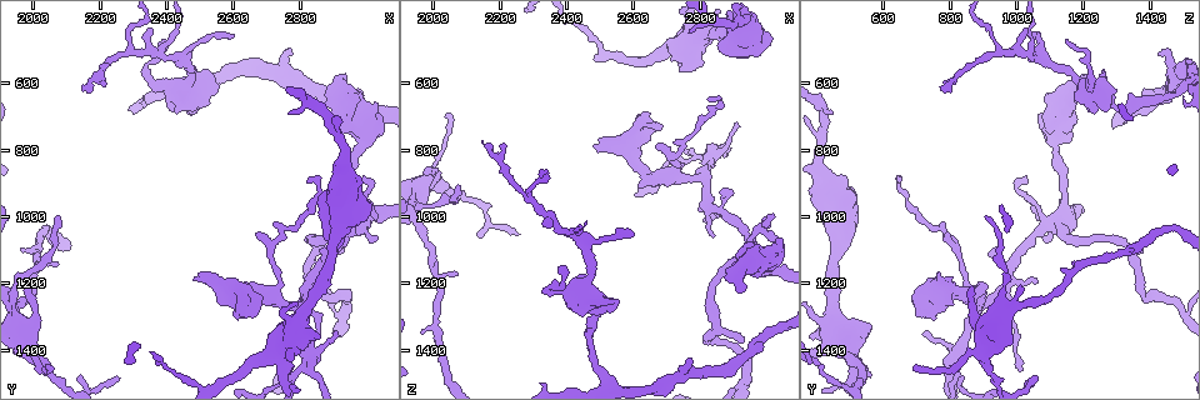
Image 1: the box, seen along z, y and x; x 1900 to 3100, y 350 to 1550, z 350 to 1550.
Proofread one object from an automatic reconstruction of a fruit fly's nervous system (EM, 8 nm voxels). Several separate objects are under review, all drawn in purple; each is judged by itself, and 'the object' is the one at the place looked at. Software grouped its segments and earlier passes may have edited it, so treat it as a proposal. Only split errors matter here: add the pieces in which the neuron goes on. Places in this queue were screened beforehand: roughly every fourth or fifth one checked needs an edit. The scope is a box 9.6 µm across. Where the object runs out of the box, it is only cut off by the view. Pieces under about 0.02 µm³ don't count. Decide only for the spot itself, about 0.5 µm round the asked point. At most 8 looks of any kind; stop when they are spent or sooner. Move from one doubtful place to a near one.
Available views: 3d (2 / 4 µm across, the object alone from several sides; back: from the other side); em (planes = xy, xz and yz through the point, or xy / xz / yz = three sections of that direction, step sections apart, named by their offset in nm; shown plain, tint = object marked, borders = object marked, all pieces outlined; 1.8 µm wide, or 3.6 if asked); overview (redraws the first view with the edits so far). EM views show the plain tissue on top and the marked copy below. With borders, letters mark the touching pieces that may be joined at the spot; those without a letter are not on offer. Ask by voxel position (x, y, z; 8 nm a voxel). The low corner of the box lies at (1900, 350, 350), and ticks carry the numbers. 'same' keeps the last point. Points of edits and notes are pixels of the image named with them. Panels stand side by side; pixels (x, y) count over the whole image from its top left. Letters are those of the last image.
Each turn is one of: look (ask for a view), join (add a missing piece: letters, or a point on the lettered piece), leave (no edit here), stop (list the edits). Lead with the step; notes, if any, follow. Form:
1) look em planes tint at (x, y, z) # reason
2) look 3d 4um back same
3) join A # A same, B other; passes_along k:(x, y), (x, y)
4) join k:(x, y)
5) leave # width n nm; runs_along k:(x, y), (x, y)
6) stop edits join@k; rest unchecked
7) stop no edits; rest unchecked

look em yz step 8 tint at (1970, 1220, 880) # an open end

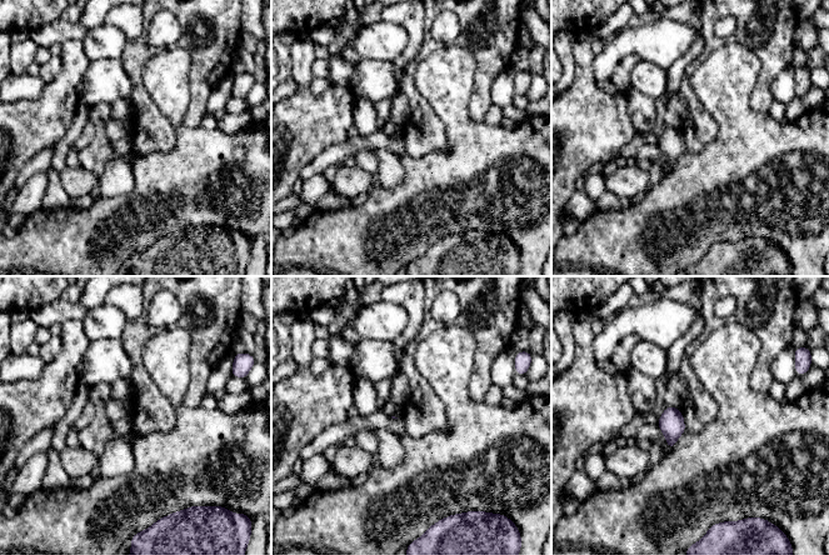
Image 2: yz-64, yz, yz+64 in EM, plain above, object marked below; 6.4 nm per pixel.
look em planes borders same # another direction

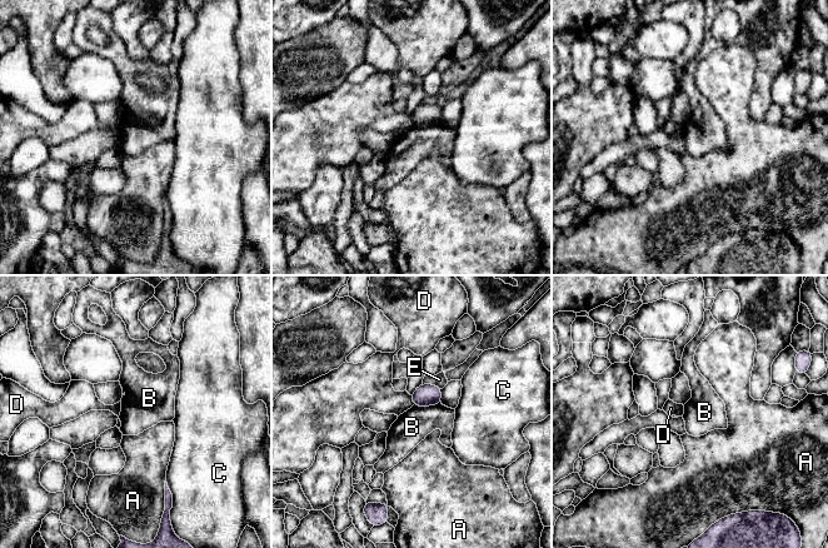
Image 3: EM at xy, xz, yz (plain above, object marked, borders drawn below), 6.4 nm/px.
leave # A other, B other, C other, D other, E other; border 3:(440, 402), (433, 405), (413, 405); no lettered piece goes on from it

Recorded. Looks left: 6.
look em planes borders at (2080, 1140, 1180) # thin end

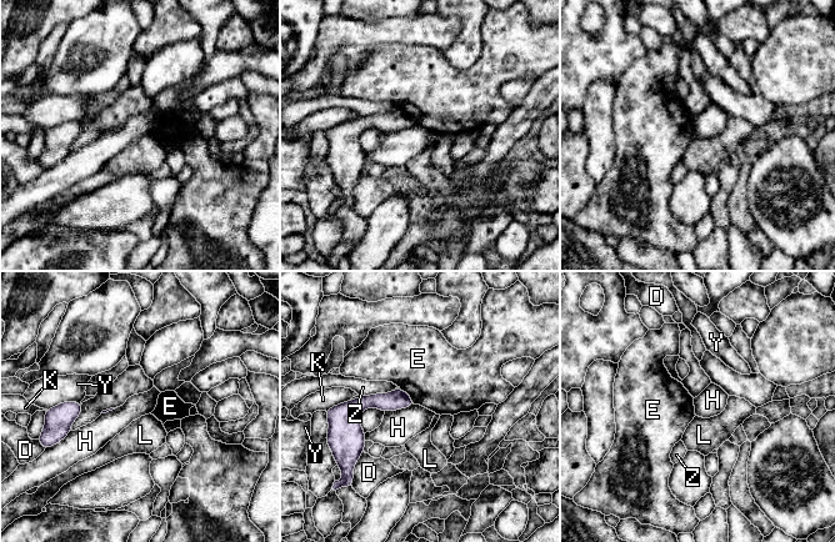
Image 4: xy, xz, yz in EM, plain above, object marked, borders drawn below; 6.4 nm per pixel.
leave # D other, E other, H other, K other, L other, Y other, Z other; border 4:(415, 404), (385, 412); no lettered piece goes on from it

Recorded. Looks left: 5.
look em yz step 16 borders at (2260, 1480, 1050) # an open end

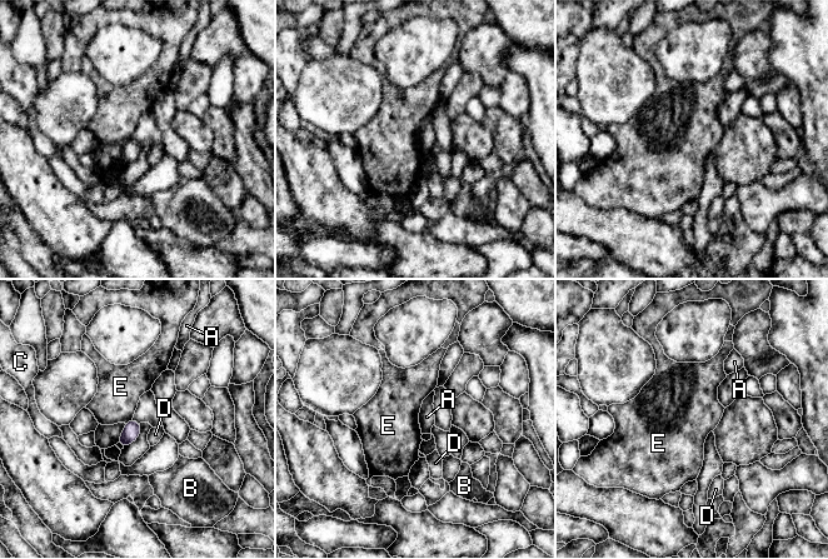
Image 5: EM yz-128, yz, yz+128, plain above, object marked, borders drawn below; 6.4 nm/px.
look em planes borders same

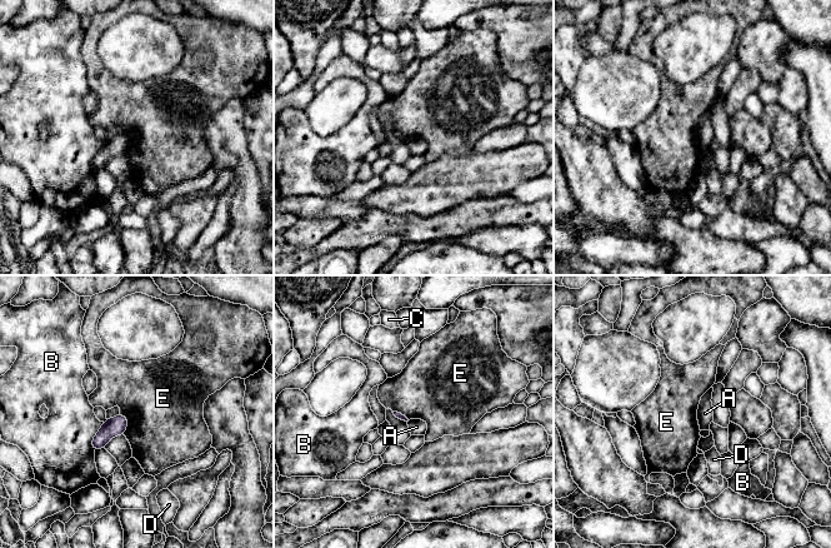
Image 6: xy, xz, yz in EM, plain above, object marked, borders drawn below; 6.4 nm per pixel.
leave # A other, B other, C other, D other, E other; border 6:(120, 413), (128, 419), (123, 434); none of them fits

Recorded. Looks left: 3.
stop no edits; rest unchecked

